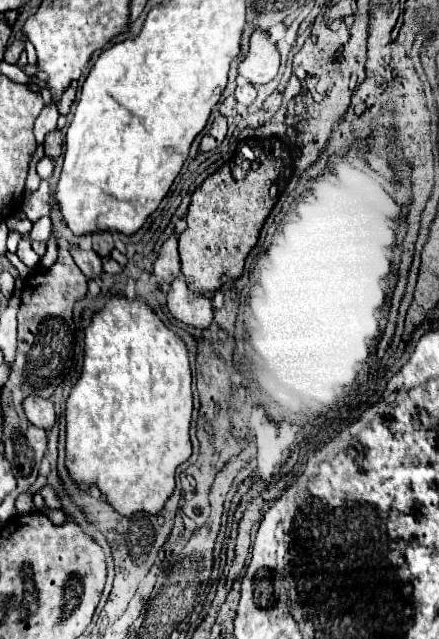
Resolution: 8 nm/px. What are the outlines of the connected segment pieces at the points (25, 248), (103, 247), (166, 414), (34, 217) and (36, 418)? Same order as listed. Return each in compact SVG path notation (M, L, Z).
M20 240L20 244L18 244L18 258L28 266L28 268L34 268L36 264L38 264L38 254L32 250L32 246L30 246L30 240Z
M96 232L92 234L92 248L100 258L110 258L110 252L114 250L114 240L108 232Z
M114 296L112 300L108 300L106 308L102 312L98 312L92 320L92 324L86 328L86 348L84 348L84 368L82 374L78 378L78 382L74 384L68 400L66 400L66 470L70 474L70 478L78 484L78 486L96 486L100 490L100 494L108 500L108 504L120 514L120 516L134 516L136 512L146 512L146 514L158 514L166 500L172 496L174 492L174 476L176 476L176 468L186 462L192 454L192 444L190 444L190 436L188 436L188 426L190 426L190 418L192 418L192 390L190 390L190 362L188 362L188 350L184 346L184 342L172 332L168 330L162 320L140 300L126 300L120 296Z
M42 180L40 188L28 198L28 220L34 224L38 222L42 216L50 214L50 206L48 206L48 198L50 198L50 190L48 190L48 182Z
M26 396L22 402L22 408L24 408L26 418L42 430L50 430L56 422L54 404L50 400L44 400L40 396Z

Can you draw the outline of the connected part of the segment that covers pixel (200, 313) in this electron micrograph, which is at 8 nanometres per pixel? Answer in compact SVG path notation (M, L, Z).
M176 278L168 292L168 310L170 314L186 326L206 330L214 320L212 304L206 294L194 294L188 290L184 278Z

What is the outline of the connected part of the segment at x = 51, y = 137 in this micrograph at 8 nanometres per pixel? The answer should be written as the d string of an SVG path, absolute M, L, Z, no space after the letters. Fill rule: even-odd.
M54 130L44 140L44 154L50 158L58 158L62 154L62 132Z

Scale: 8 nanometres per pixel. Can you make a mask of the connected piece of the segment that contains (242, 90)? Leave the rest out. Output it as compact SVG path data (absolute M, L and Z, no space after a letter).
M240 82L240 84L236 86L234 96L236 96L238 104L242 104L242 106L250 106L250 104L254 102L254 98L256 98L256 88L254 88L252 84L248 84L248 82Z

